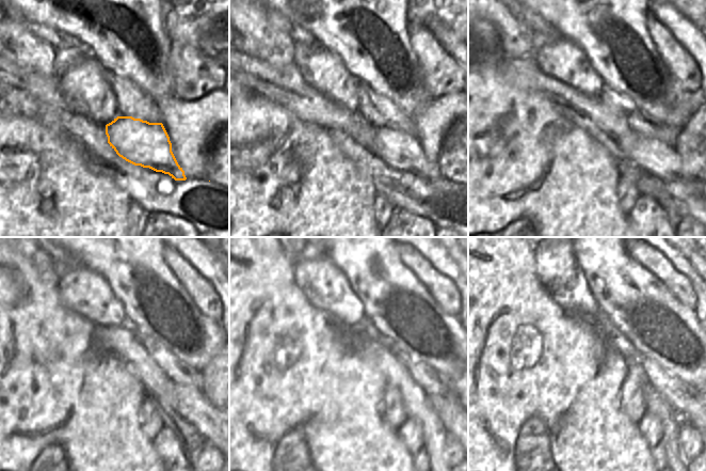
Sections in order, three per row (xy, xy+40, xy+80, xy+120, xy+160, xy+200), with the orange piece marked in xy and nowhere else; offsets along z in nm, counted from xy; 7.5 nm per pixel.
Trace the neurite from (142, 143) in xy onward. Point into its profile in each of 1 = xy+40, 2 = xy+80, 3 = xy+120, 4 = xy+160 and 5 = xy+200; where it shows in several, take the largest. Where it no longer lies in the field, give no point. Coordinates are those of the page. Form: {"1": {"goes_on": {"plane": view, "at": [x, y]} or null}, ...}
{"1": {"goes_on": {"plane": "xy+40", "at": [390, 146]}}, "2": {"goes_on": {"plane": "xy+80", "at": [656, 158]}}, "3": {"goes_on": {"plane": "xy+120", "at": [193, 405]}}, "4": {"goes_on": {"plane": "xy+160", "at": [444, 399]}}, "5": {"goes_on": {"plane": "xy+200", "at": [685, 399]}}}

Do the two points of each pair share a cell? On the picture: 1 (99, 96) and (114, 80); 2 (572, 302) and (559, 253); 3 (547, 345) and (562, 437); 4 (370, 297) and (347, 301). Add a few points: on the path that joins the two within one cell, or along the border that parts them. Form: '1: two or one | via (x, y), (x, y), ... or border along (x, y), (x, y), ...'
1: two | border along (105, 71), (105, 77), (113, 92), (118, 109)
2: one | via (571, 291), (559, 272), (559, 265)
3: one | via (547, 367), (547, 414)
4: two | border along (346, 278), (352, 292), (358, 299), (366, 318)

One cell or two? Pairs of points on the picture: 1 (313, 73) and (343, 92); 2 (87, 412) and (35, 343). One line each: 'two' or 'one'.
1: one
2: one

